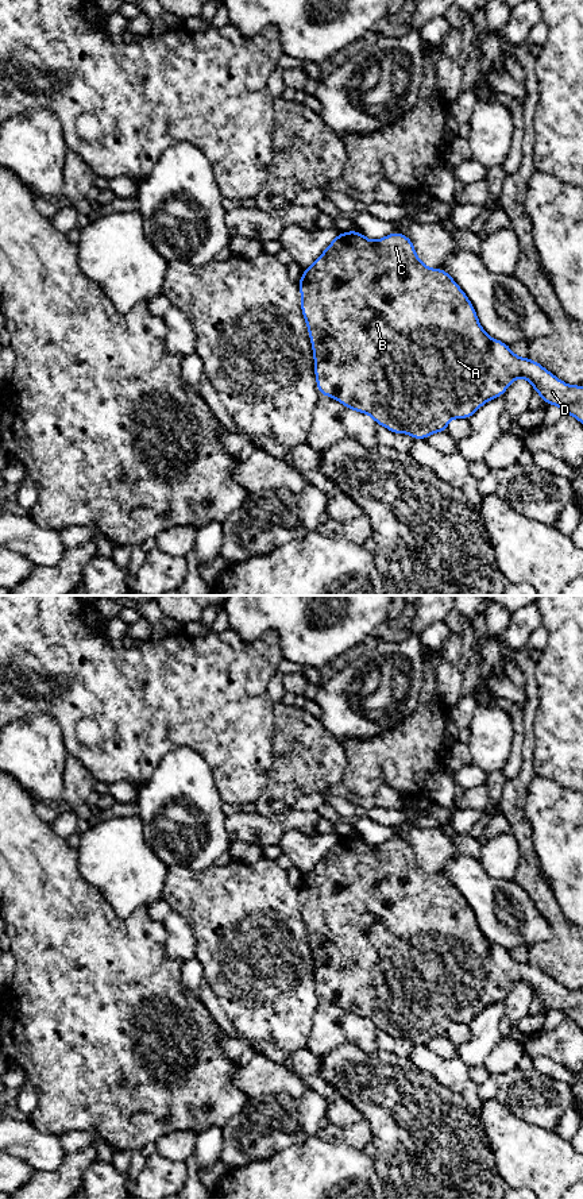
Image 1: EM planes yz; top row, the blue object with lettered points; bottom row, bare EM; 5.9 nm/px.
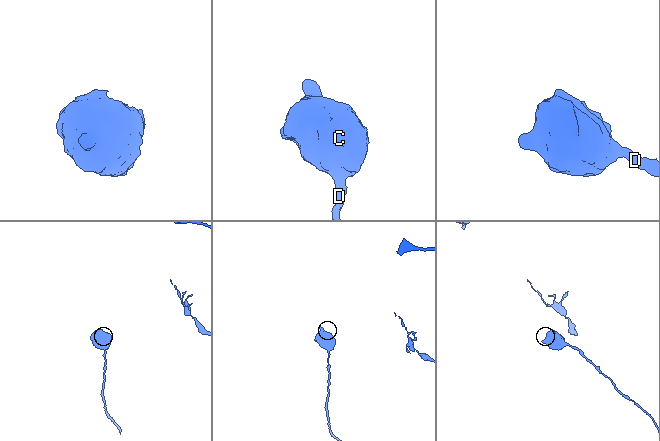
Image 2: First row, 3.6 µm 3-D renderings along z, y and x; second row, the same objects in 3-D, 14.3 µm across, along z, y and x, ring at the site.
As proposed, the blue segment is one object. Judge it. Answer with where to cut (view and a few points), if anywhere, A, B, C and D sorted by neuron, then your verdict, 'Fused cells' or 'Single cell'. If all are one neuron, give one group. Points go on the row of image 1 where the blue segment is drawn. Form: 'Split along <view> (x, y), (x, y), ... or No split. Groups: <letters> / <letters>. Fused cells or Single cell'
No split. Groups: A B C D. Single cell

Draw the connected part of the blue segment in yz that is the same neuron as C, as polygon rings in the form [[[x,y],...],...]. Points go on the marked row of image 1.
[[[358,231],[339,234],[304,270],[298,286],[318,393],[371,416],[393,433],[409,433],[417,440],[435,432],[447,432],[451,419],[470,419],[483,404],[503,396],[517,378],[526,378],[548,405],[560,406],[583,424],[583,385],[570,386],[540,363],[518,358],[507,344],[491,339],[459,285],[445,270],[428,269],[417,258],[412,240],[402,232],[393,232],[377,242]]]

